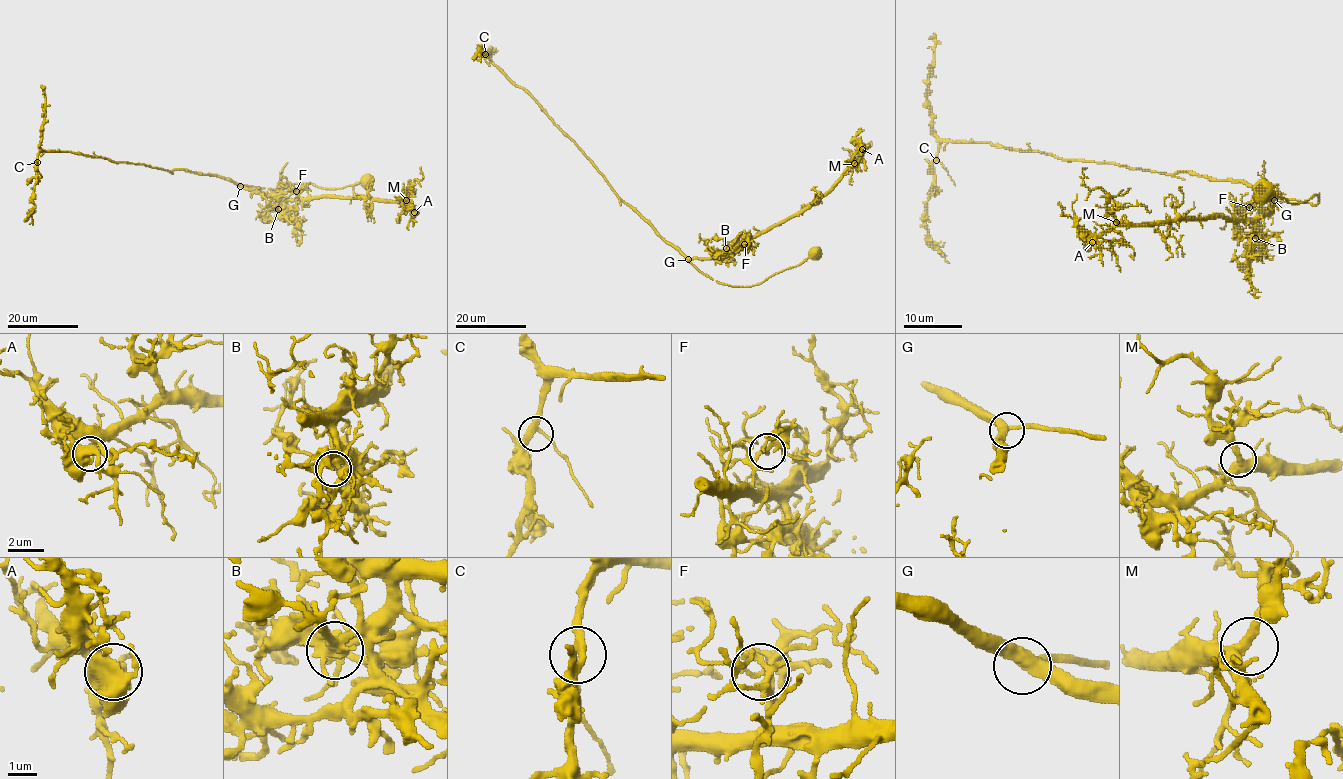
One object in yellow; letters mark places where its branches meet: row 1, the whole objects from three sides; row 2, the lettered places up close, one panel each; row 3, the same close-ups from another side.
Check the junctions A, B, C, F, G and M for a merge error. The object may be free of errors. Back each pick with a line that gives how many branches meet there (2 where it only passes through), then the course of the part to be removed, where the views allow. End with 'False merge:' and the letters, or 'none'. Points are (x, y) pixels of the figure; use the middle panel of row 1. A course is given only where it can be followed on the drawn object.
False merge: none

